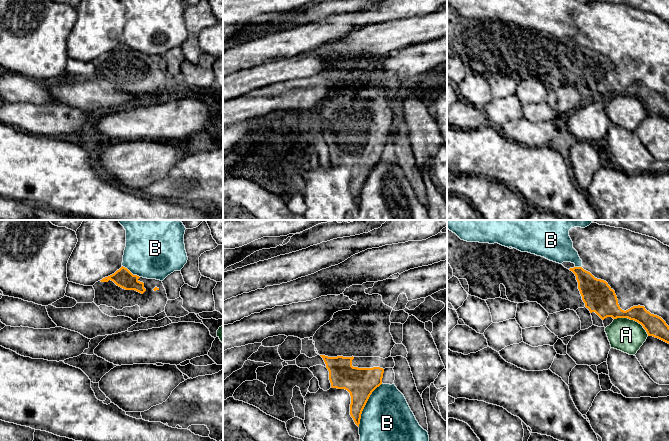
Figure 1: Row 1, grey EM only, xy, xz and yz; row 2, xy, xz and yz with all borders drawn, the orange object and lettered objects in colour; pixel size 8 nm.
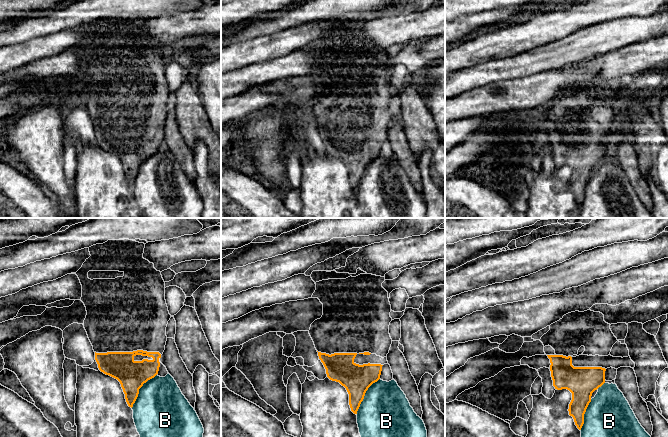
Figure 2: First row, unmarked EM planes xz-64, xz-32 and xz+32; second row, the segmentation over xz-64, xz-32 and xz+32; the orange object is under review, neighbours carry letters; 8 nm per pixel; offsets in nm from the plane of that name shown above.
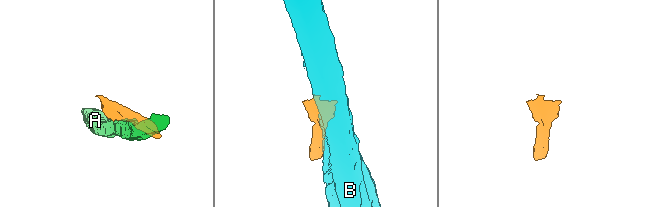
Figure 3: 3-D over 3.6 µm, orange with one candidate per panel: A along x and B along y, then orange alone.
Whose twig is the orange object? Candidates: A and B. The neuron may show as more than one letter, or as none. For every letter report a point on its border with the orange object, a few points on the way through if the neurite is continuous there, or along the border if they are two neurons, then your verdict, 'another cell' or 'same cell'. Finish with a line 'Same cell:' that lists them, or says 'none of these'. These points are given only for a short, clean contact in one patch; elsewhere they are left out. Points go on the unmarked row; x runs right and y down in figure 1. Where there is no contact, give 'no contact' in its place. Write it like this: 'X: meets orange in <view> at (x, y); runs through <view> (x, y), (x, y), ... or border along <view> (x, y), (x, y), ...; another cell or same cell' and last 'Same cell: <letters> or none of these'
A: meets orange in yz at (633, 95); border along yz (614, 94), (633, 95), (642, 102), (648, 111); another cell
B: meets orange in xz at (365, 180); another cell
Same cell: none of these

